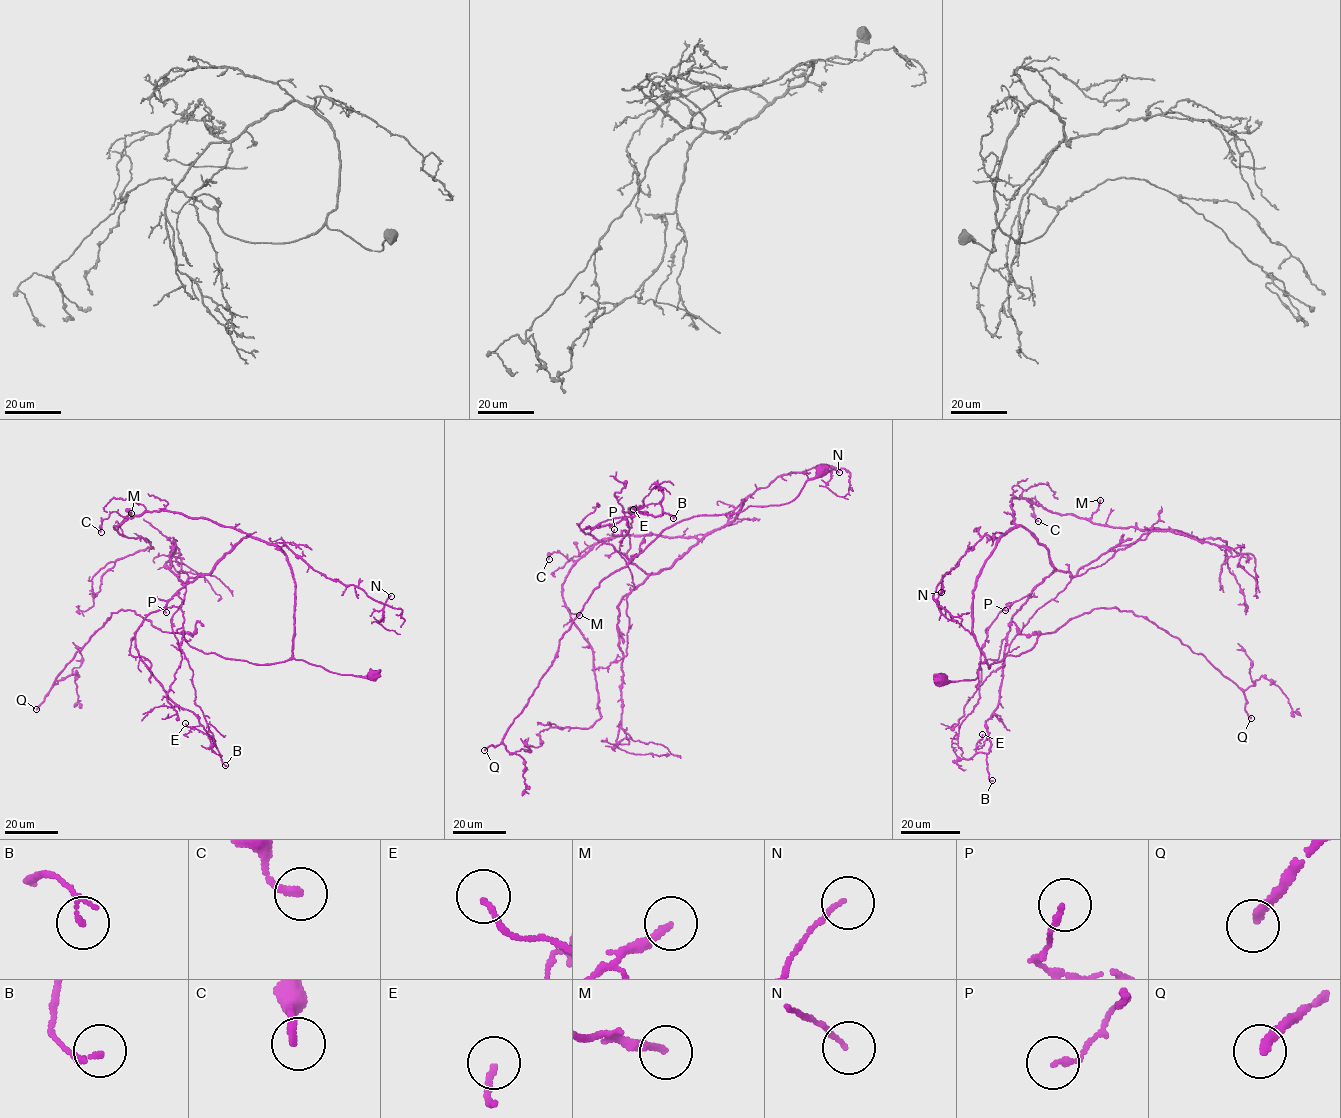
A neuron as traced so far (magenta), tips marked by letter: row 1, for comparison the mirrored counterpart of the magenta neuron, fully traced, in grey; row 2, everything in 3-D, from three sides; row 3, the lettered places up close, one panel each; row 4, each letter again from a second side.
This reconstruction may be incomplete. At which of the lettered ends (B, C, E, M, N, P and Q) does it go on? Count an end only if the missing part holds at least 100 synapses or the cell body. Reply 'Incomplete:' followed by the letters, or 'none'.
Incomplete: Q

